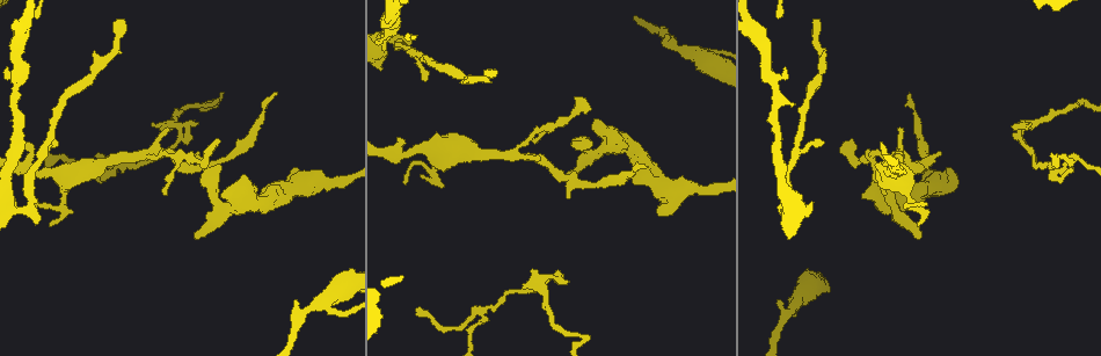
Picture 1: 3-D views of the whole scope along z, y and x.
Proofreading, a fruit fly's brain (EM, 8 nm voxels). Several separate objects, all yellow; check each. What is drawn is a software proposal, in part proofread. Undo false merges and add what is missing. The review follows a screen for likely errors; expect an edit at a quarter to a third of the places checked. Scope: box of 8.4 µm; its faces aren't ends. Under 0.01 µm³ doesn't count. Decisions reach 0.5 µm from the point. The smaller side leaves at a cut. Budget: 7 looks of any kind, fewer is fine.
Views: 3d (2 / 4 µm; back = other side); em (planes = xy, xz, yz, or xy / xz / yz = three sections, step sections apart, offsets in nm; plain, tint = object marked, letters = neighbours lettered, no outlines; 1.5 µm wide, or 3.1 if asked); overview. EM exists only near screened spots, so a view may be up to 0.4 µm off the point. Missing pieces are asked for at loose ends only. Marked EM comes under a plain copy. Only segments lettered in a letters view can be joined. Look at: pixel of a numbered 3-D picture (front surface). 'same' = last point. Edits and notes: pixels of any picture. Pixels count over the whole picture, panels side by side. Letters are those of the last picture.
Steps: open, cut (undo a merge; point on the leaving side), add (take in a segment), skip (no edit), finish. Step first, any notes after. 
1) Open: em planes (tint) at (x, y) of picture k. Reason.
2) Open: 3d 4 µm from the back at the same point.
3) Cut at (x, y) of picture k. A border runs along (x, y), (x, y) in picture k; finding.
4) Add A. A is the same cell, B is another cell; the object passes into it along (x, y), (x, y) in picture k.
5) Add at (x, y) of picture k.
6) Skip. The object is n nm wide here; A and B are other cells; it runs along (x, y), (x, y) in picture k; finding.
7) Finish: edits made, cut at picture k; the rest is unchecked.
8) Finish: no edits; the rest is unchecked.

Open: em planes (letters) at (663, 211) of picture 1. Free end.

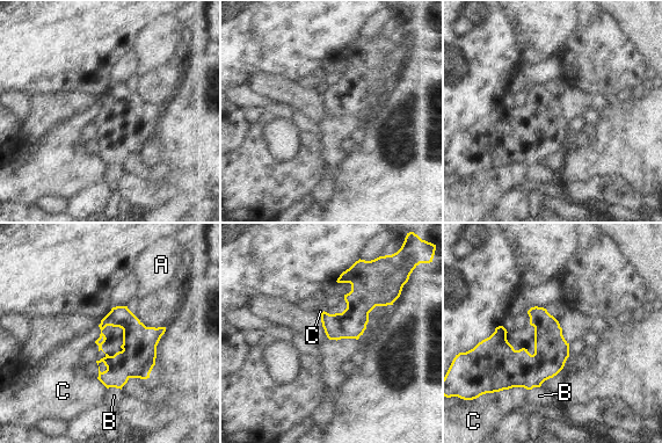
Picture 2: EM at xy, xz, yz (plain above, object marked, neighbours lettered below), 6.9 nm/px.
Skip. A, B and C are other cells; a border runs along (528, 389), (509, 387), (486, 393) in picture 2; none of them fits.

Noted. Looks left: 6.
Open: em planes (letters) at (169, 131) of picture 1. An open end.

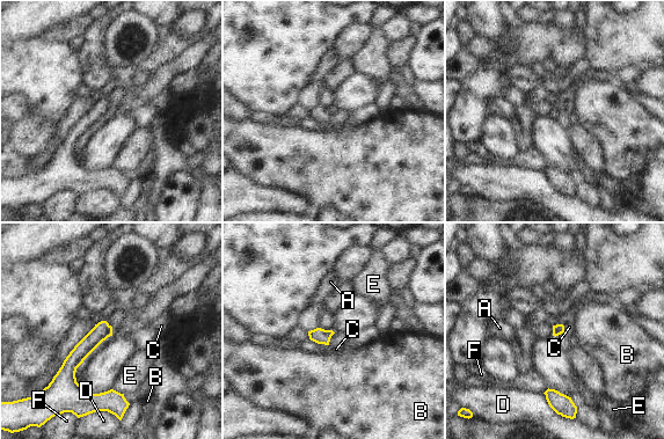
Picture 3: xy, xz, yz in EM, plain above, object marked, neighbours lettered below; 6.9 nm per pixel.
Skip. The longest contact is with D, 180 nm; A, B, C, D, E and F are other cells; it runs along (103, 323), (70, 382), (106, 403) in picture 3; no lettered segment goes on from it.

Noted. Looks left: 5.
Open: 3d 2 µm at (50, 226) of picture 1. Free end.

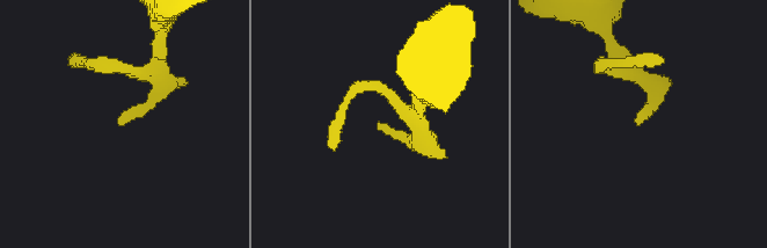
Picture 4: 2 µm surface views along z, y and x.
Open: em xy step 4 (tint) at (120, 124) of picture 4. Now the EM.

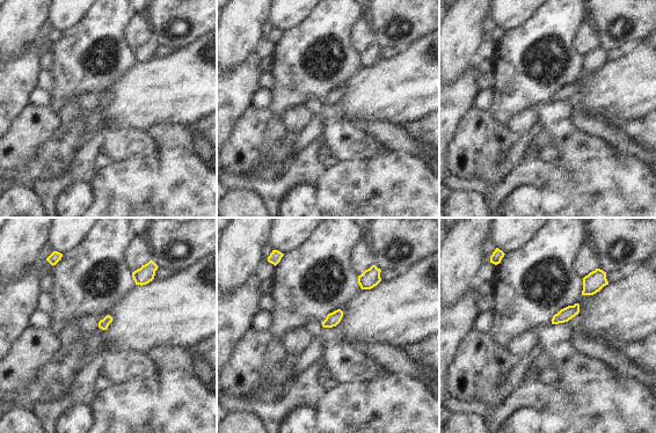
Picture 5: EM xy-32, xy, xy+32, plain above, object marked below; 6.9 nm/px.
Open: em planes (letters) at the same point.

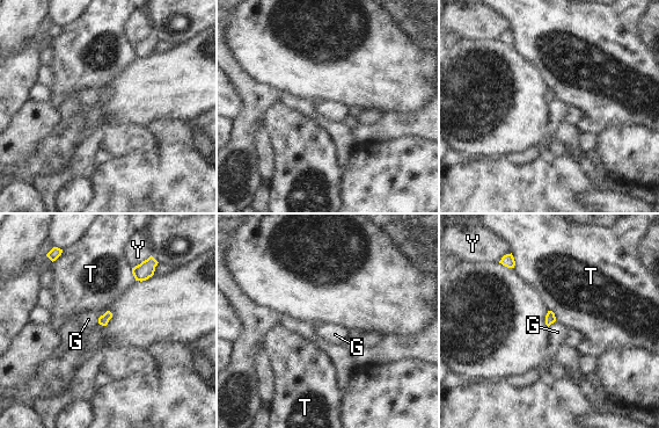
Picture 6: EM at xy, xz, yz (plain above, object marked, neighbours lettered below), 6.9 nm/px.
Skip. G, T and Y are other cells; a border runs along (555, 320), (548, 327) in picture 6; none of them fits.

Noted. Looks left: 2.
Finish: no edits; the rest is unchecked.

